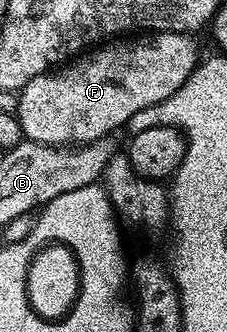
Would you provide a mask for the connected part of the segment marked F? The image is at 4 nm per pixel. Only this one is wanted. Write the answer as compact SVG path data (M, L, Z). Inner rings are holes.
M150 32L145 36L130 36L125 40L110 40L105 44L99 45L97 48L91 48L78 55L77 58L57 67L57 69L48 70L45 74L36 76L32 80L28 80L28 84L17 95L18 107L16 113L18 115L18 123L22 129L22 136L25 141L39 142L45 146L60 146L63 148L73 148L75 146L85 146L88 142L95 142L101 138L113 135L113 130L121 128L125 122L133 120L137 114L142 114L145 110L153 111L164 100L168 100L168 96L172 96L184 84L184 80L188 80L188 76L198 67L200 61L200 53L198 54L198 42L194 34L181 34L180 32Z

